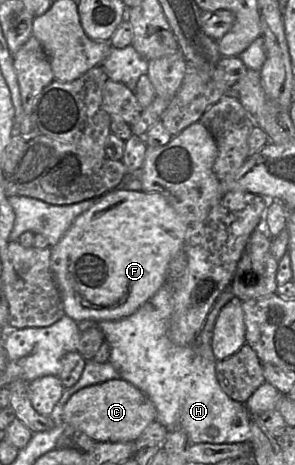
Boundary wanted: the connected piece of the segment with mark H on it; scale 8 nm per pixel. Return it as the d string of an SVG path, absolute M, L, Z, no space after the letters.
M166 282L157 293L134 314L116 321L84 320L79 322L80 333L97 326L111 346L109 362L120 378L141 390L153 403L157 419L168 431L181 428L192 444L233 444L251 439L250 414L243 403L231 399L220 387L216 377L216 363L211 343L177 346L169 338L168 325L173 312L173 285Z

